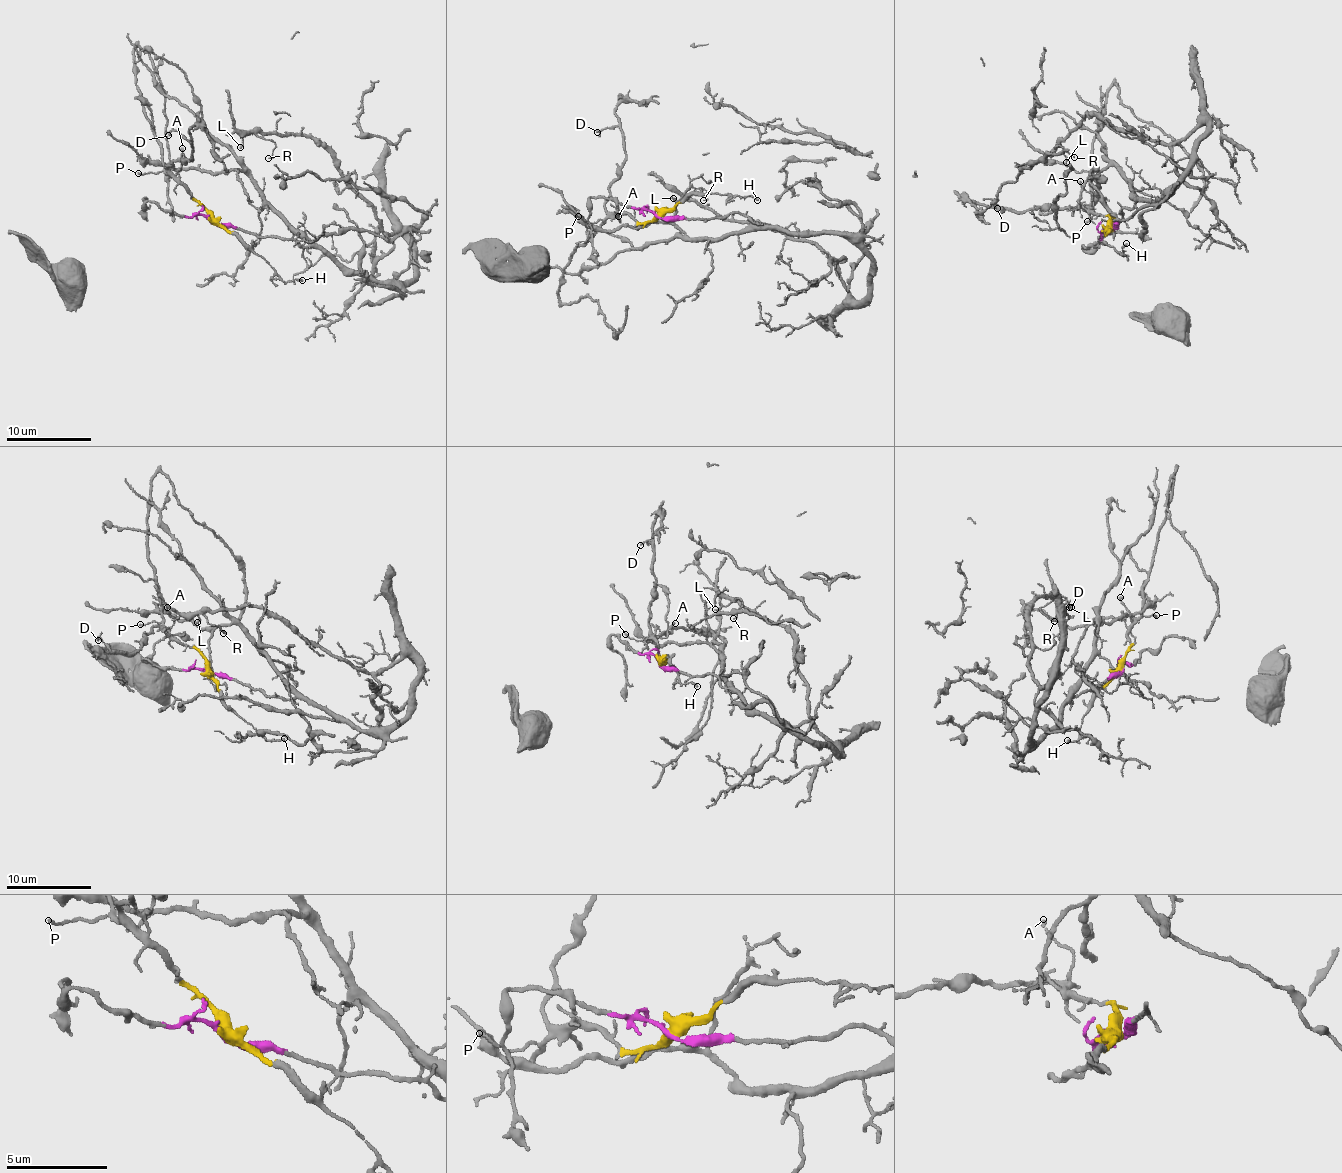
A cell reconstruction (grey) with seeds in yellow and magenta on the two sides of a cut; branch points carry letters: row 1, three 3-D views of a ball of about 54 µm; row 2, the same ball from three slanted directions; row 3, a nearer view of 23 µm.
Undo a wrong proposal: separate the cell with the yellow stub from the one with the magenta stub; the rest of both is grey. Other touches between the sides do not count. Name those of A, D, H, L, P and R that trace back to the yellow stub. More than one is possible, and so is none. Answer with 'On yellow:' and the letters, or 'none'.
On yellow: A, D, H, P

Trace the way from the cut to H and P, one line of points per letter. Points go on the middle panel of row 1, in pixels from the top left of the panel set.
H: (657, 216), (673, 210), (690, 195), (701, 192), (753, 195), (757, 200)
P: (657, 216), (642, 223), (624, 213), (610, 214), (592, 223), (578, 215)

